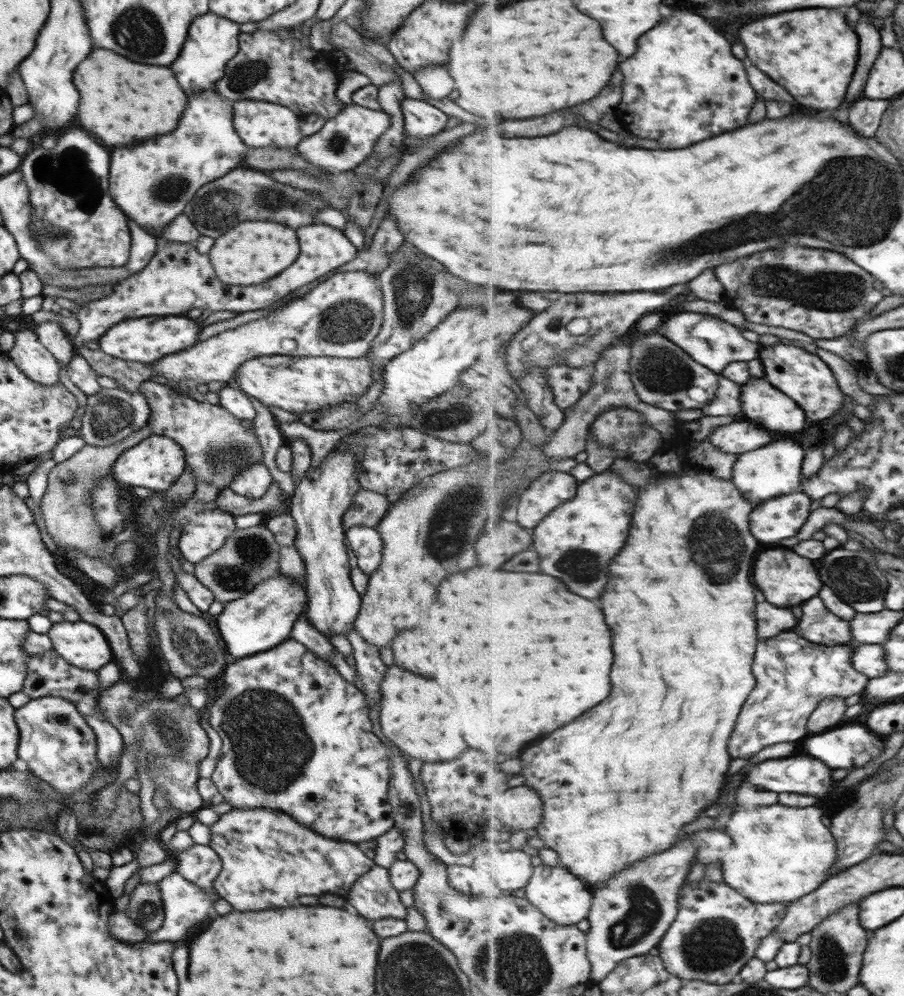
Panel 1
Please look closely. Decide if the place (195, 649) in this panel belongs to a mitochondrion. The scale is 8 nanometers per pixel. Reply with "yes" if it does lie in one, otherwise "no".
yes

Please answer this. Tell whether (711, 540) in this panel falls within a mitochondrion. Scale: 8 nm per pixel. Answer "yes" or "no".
yes

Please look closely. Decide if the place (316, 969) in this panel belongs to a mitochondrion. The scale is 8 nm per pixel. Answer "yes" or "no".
no

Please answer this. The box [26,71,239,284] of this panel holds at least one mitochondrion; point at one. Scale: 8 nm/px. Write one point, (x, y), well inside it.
(70, 176)

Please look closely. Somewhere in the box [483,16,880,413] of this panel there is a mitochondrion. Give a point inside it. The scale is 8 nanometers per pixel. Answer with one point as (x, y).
(824, 290)

